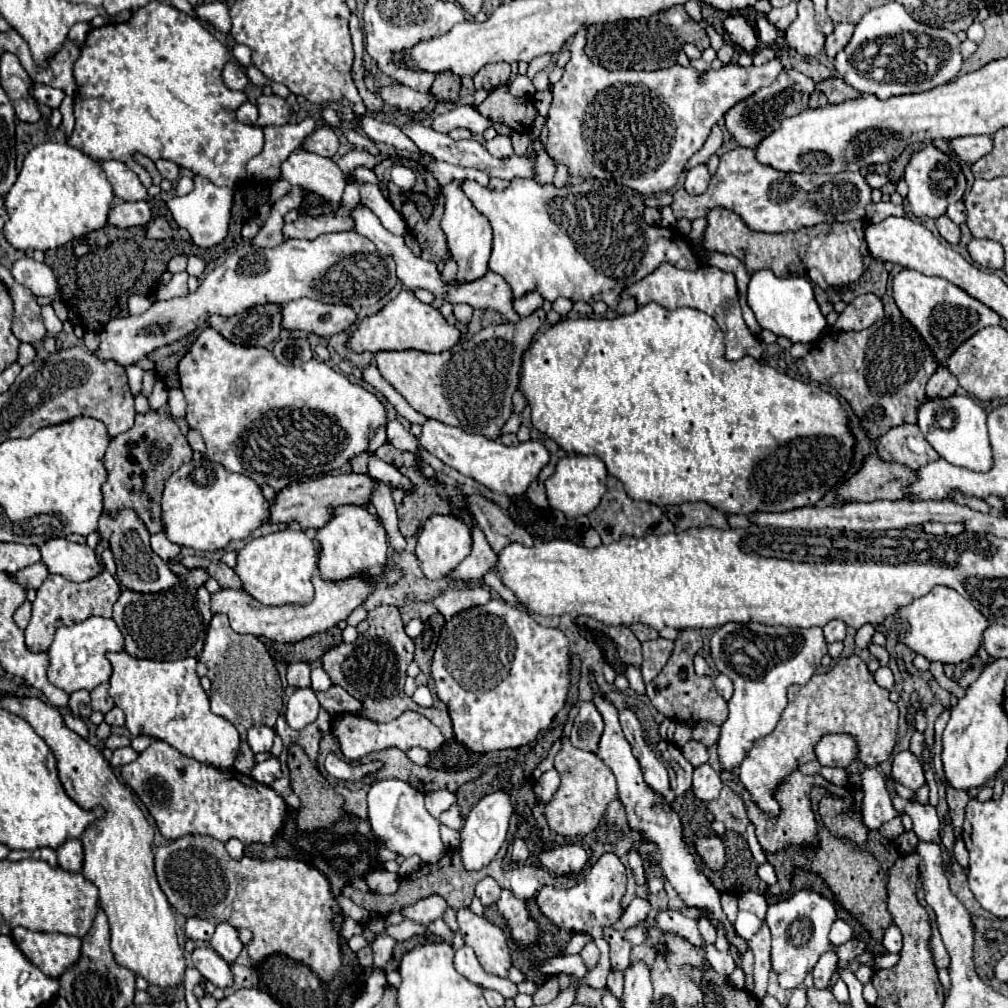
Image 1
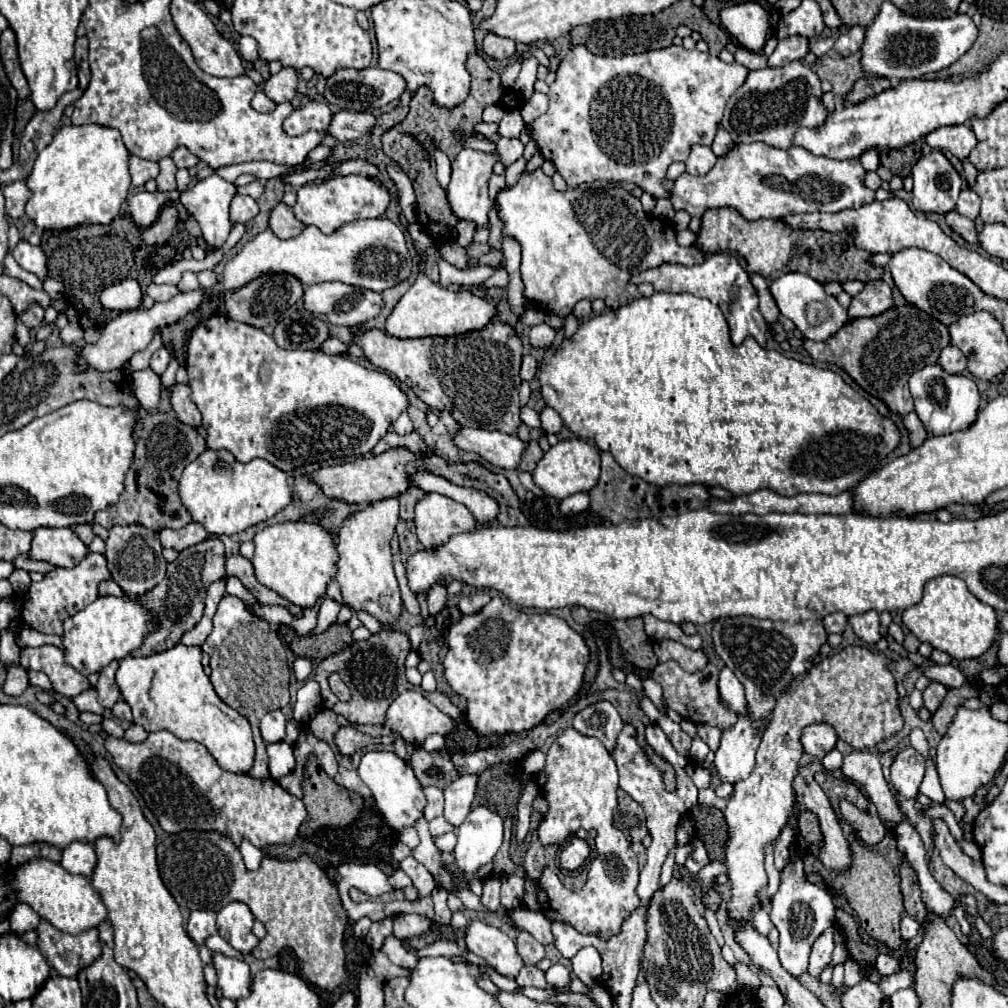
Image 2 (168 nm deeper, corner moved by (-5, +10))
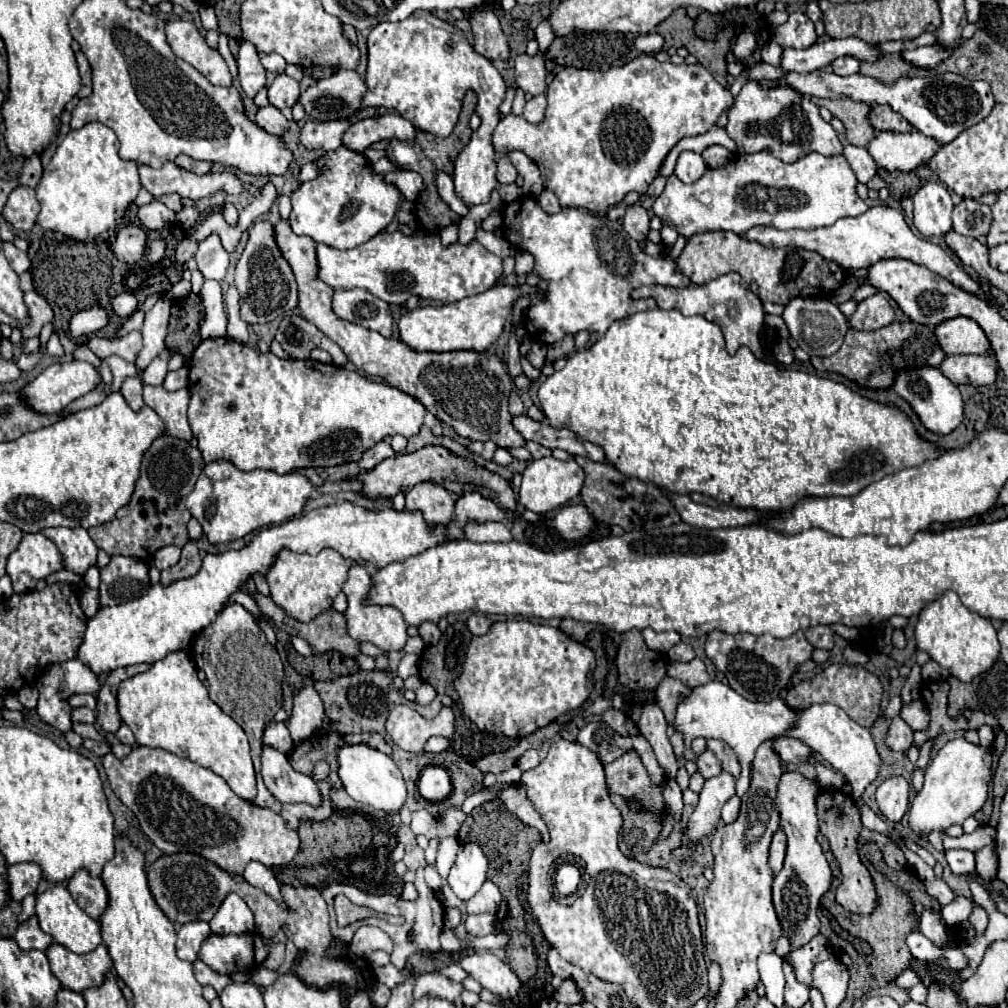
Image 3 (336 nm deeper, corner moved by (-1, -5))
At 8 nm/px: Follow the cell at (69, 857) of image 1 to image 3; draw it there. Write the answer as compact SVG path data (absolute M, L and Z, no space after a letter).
M79 869L67 881L67 889L87 915L91 915L93 919L101 917L107 907L107 889L103 887L103 881L99 877L93 877L89 875L89 871Z

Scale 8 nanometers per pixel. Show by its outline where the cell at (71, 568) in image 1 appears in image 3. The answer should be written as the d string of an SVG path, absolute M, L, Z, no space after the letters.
M27 533L19 547L7 559L7 575L13 581L13 593L33 591L39 579L63 569L61 551L43 533Z

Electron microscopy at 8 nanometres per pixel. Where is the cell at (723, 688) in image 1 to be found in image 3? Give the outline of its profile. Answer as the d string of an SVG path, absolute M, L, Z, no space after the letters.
M711 681L707 685L695 687L691 697L679 703L675 729L683 733L685 745L691 745L691 739L695 737L703 737L703 739L713 737L713 739L723 739L735 749L741 765L741 775L737 779L739 797L749 789L751 763L757 747L763 741L781 735L789 735L805 741L815 753L819 753L825 761L829 761L833 769L841 771L853 789L851 795L855 801L861 801L863 791L877 777L881 765L871 731L849 719L841 707L823 703L823 705L811 705L809 709L795 713L781 699L773 699L771 703L747 701L739 693L735 693L729 685L723 685L719 681Z

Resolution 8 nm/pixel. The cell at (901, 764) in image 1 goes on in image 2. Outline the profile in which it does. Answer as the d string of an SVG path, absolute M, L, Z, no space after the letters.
M905 748L895 756L891 764L891 784L903 798L917 798L923 772L923 756L915 748Z

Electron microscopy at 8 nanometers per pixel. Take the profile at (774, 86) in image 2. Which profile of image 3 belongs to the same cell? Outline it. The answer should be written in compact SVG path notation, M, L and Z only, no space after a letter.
M747 81L727 119L725 131L735 141L739 155L769 151L785 163L795 163L813 151L821 155L841 155L843 151L837 133L819 115L819 107L809 97L793 91L793 87L785 87L785 83L765 89L757 81Z

